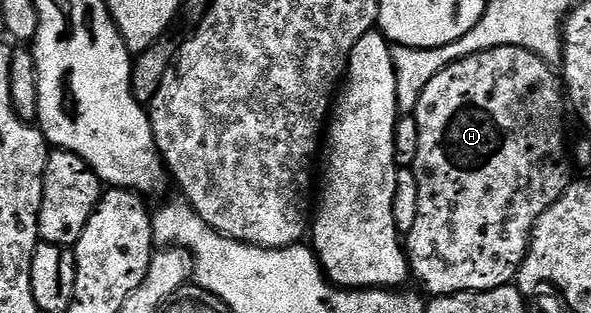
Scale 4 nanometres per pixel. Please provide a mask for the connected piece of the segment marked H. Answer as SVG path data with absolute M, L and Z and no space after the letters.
M495 47L491 51L465 57L439 71L439 75L423 87L415 114L419 127L419 151L411 167L415 183L419 183L419 215L415 215L415 227L411 227L407 235L407 256L412 276L415 281L417 277L426 294L449 297L453 293L482 293L510 284L516 278L529 250L535 223L539 223L543 211L547 211L547 207L567 191L571 180L569 161L565 158L565 109L567 113L567 94L558 70L523 47Z

